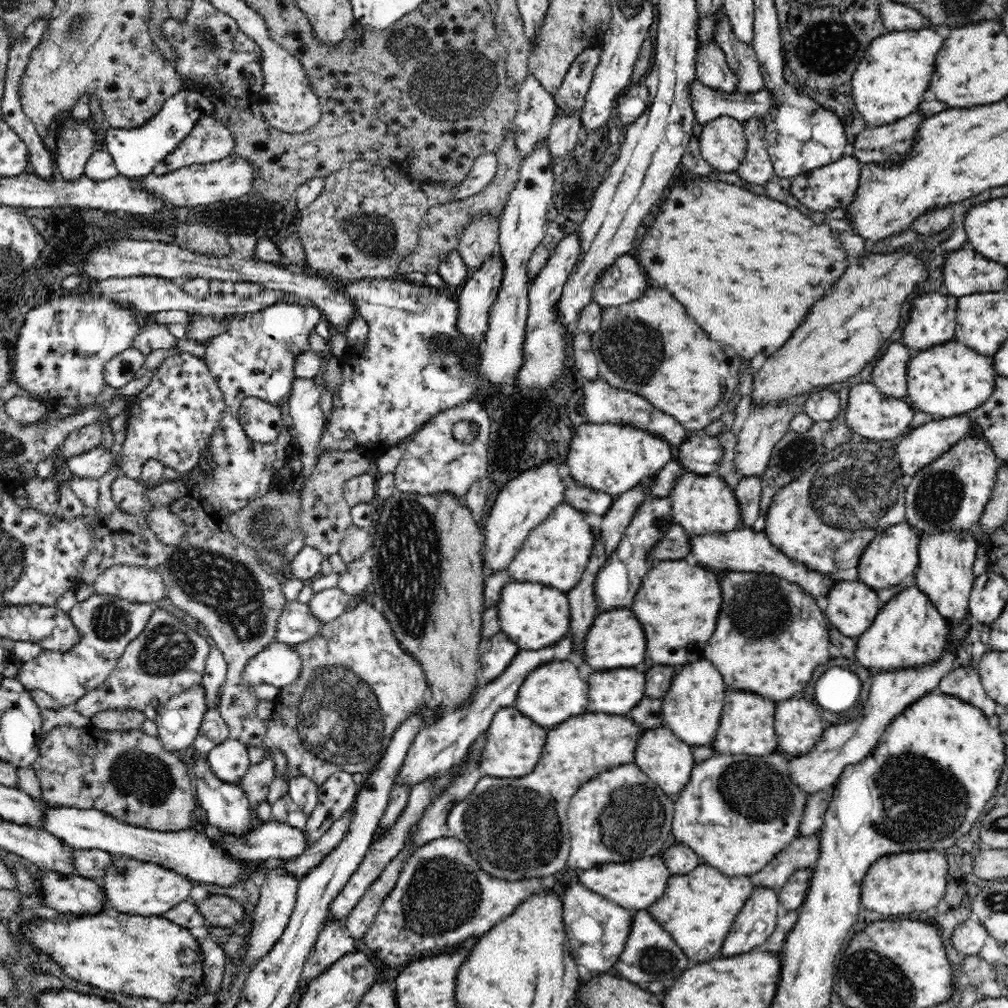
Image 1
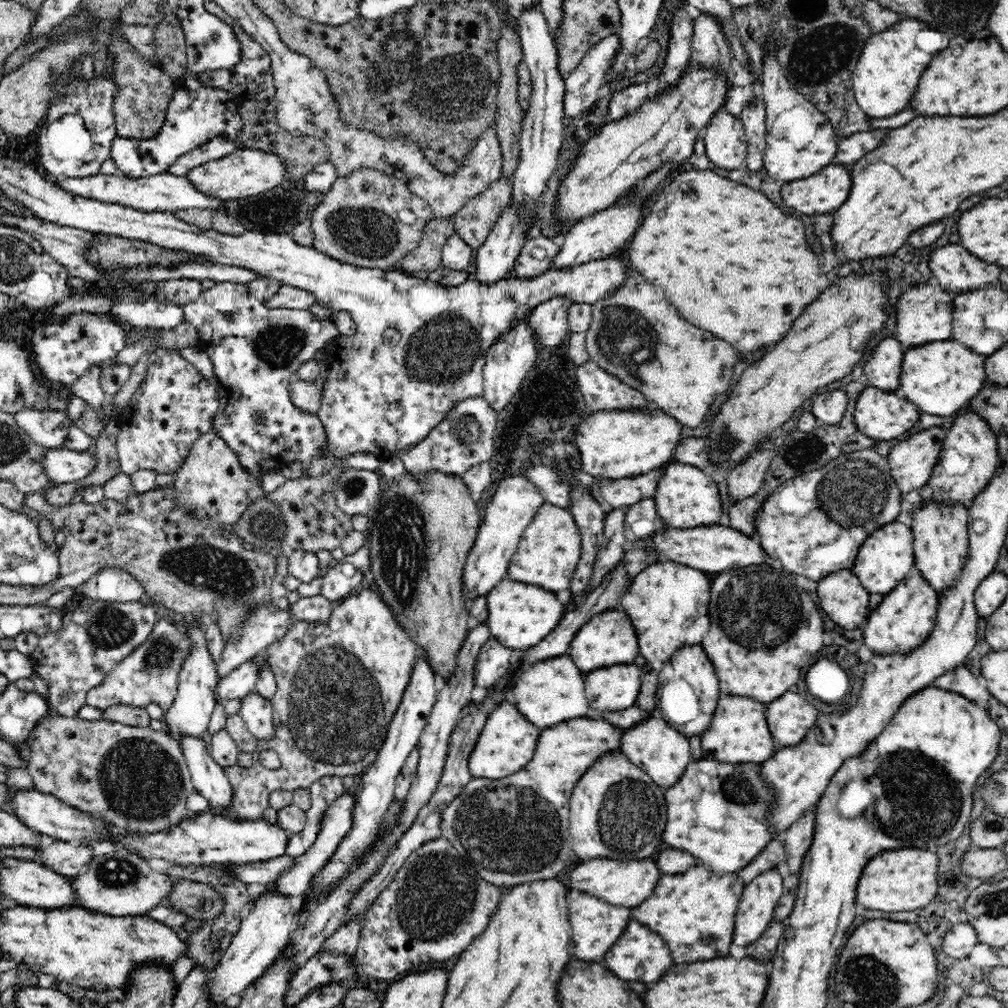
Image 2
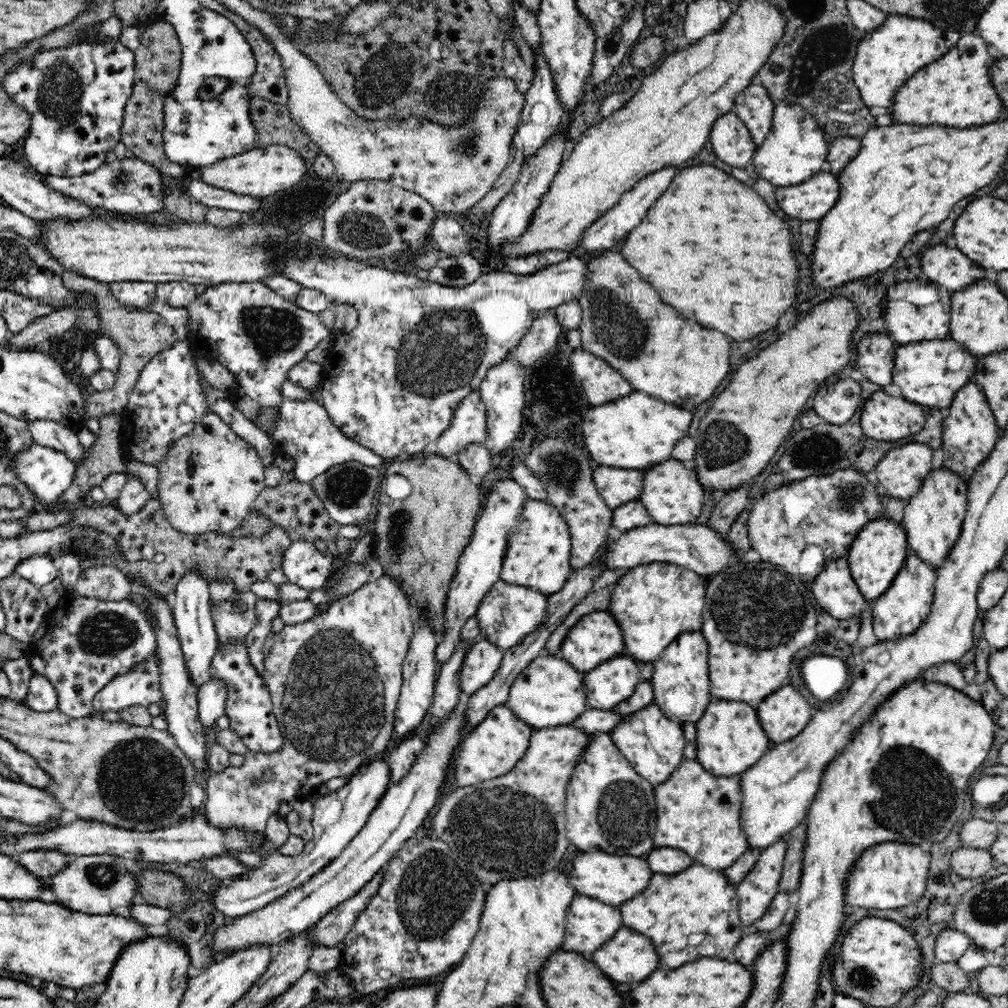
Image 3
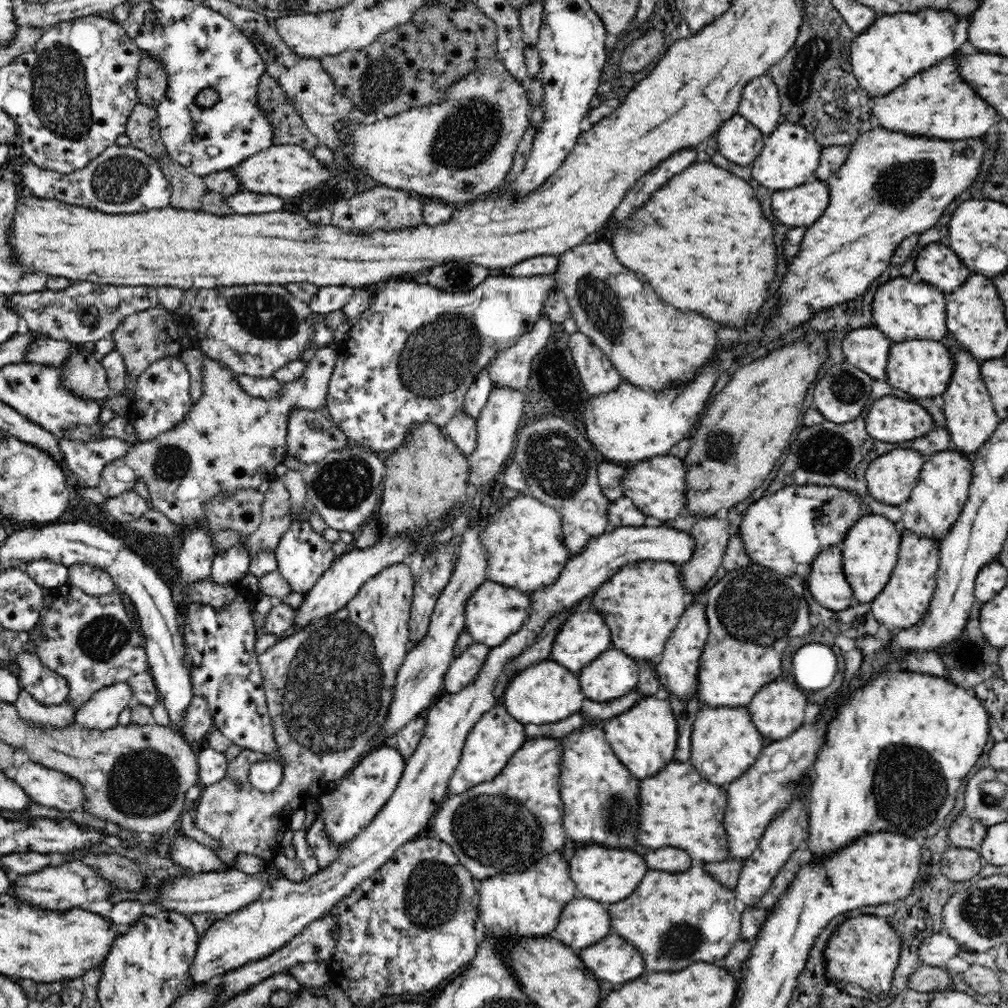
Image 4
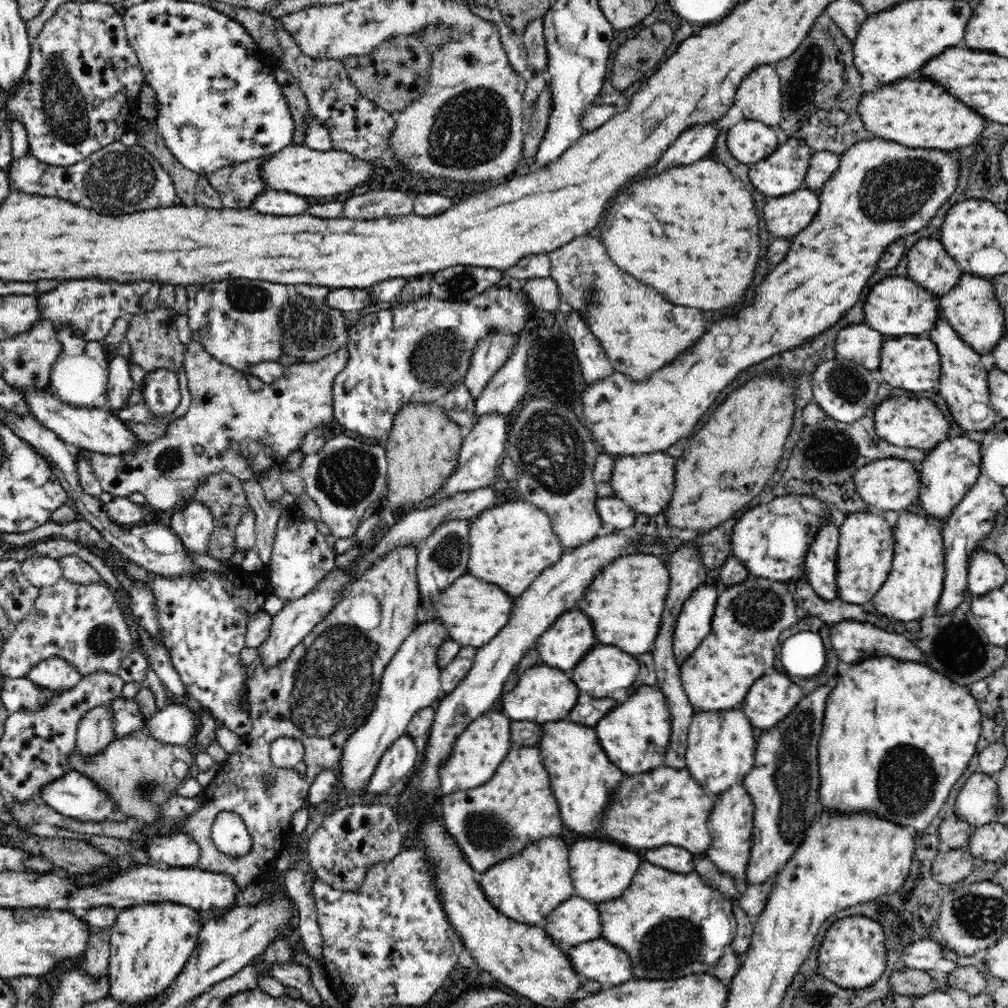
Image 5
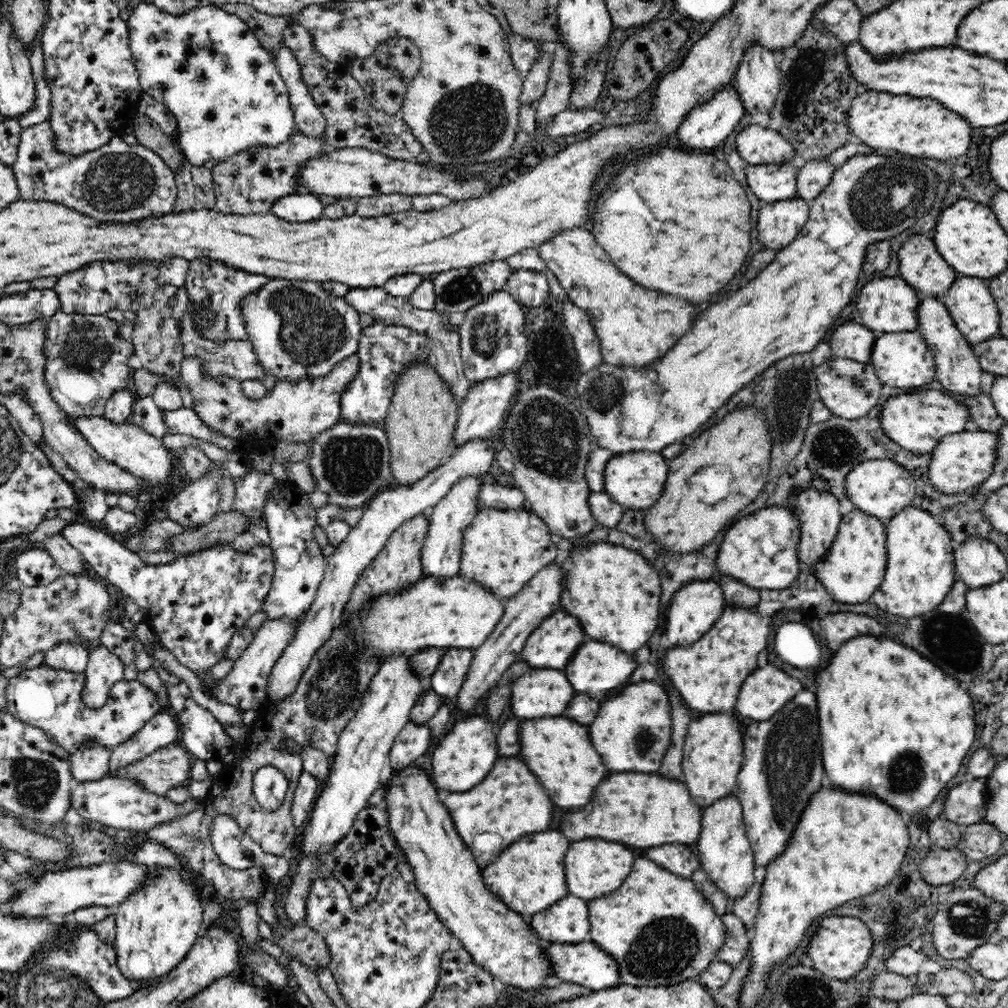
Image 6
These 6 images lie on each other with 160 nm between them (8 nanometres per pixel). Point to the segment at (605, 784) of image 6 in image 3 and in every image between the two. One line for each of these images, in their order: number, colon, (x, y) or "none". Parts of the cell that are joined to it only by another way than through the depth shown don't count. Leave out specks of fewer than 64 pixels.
3: (698, 812)
4: (679, 808)
5: (665, 806)

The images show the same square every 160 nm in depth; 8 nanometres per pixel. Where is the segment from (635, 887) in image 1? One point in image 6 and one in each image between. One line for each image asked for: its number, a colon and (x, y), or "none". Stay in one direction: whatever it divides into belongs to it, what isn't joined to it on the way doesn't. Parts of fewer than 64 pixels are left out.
2: (621, 883)
3: (610, 879)
4: (605, 874)
5: (600, 871)
6: (593, 867)

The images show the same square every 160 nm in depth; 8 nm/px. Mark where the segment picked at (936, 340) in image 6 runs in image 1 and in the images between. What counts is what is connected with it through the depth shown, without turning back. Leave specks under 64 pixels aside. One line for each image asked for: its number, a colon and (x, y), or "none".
1: (950, 493)
2: (970, 453)
3: (970, 432)
4: (971, 419)
5: (963, 382)

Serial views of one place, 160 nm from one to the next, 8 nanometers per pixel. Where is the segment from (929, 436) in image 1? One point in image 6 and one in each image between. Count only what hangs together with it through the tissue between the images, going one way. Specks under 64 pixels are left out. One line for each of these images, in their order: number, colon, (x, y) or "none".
2: (911, 463)
3: (900, 473)
4: (890, 479)
5: (891, 484)
6: (881, 488)

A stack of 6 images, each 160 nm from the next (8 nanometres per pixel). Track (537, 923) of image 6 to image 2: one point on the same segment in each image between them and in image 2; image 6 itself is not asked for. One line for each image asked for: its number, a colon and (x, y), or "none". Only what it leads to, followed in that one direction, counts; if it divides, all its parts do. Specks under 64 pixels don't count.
2: (595, 924)
3: (589, 923)
4: (581, 922)
5: (576, 921)

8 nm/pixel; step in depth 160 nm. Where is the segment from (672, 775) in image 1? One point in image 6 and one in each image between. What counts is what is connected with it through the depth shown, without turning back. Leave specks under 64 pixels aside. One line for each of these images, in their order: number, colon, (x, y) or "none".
2: (662, 752)
3: (653, 743)
4: (644, 737)
5: (635, 736)
6: (632, 732)

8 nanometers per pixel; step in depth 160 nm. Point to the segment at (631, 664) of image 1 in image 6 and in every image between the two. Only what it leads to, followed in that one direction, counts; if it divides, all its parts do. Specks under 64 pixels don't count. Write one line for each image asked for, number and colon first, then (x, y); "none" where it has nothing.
2: (607, 639)
3: (594, 638)
4: (583, 637)
5: (563, 643)
6: (550, 646)

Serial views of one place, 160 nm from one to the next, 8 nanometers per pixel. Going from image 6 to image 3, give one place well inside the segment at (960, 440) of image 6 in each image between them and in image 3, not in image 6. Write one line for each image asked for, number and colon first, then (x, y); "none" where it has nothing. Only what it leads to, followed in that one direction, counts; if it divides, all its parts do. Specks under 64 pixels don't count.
3: (932, 519)
4: (937, 500)
5: (948, 472)

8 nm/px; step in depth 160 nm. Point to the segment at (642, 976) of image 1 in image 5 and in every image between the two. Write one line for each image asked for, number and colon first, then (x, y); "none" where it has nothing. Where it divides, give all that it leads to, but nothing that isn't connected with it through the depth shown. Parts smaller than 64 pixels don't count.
2: (640, 955)
3: (628, 957)
4: (609, 959)
5: (596, 959)

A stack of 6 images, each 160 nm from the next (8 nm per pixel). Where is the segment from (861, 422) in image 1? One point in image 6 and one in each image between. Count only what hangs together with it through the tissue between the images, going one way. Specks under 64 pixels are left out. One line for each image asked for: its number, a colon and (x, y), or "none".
2: (883, 416)
3: (884, 417)
4: (888, 419)
5: (907, 422)
6: (916, 422)

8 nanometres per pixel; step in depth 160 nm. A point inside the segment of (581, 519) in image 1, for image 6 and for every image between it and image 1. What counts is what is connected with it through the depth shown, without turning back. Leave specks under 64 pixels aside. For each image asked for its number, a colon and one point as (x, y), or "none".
2: (546, 556)
3: (538, 552)
4: (524, 545)
5: (509, 545)
6: (502, 549)

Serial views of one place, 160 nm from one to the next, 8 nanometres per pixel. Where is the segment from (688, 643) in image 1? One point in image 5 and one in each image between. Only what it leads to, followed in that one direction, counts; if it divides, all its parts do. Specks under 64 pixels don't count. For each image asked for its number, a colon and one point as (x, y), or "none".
2: (667, 602)
3: (653, 603)
4: (641, 602)
5: (625, 599)

